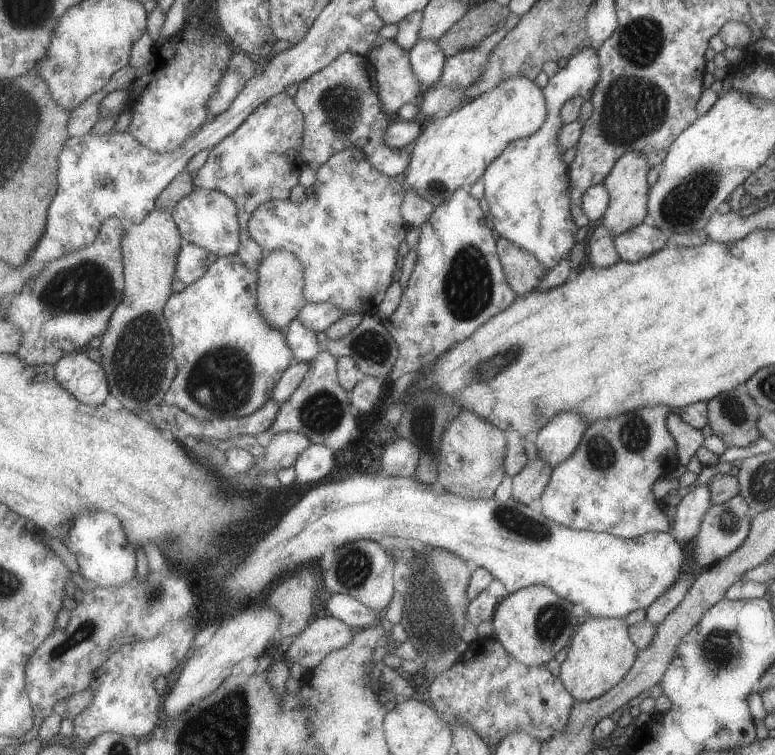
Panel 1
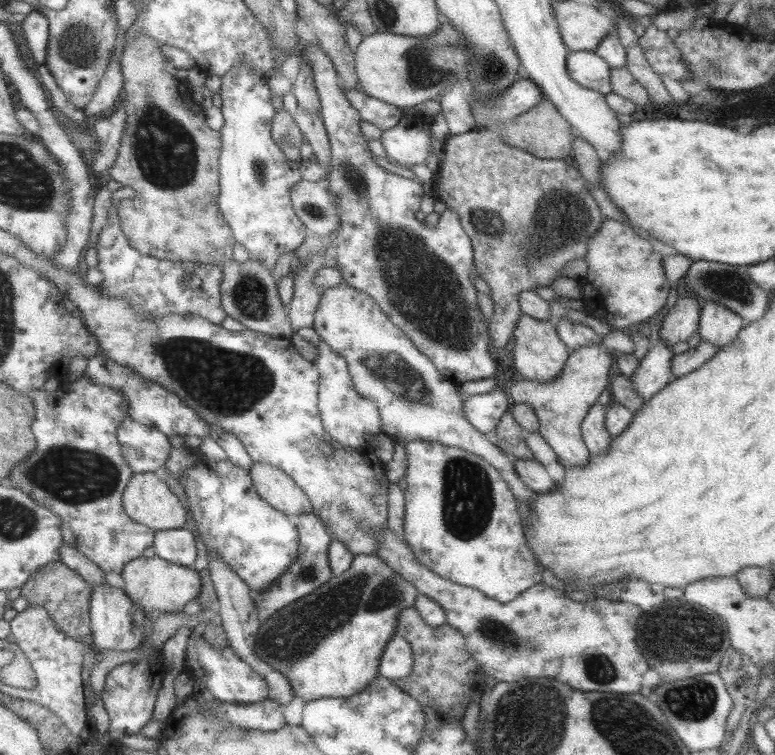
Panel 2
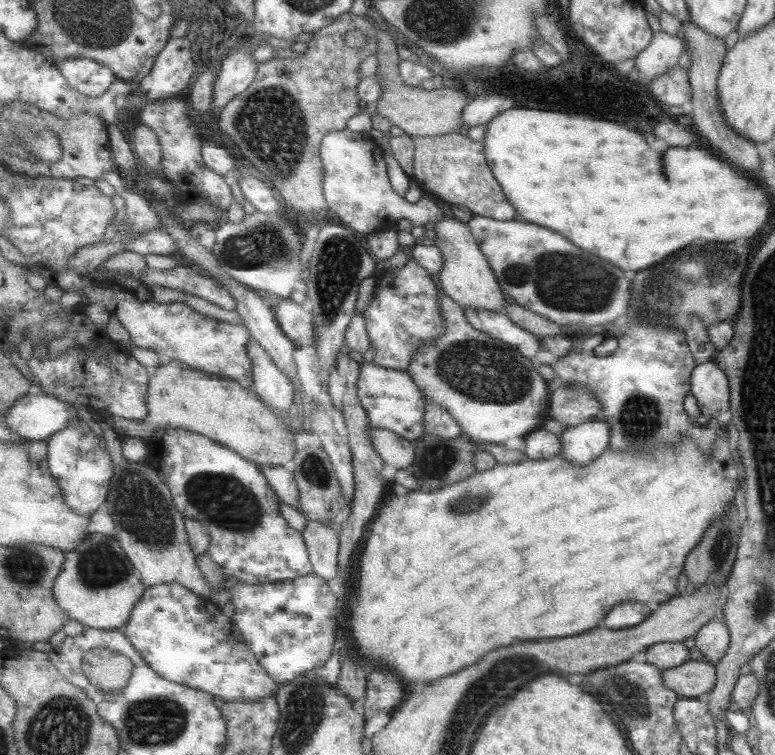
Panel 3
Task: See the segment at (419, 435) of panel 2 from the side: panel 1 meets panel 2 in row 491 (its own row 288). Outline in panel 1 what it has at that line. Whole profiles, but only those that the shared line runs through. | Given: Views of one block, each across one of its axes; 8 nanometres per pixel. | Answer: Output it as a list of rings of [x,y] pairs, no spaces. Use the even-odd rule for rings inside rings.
[[[503,237],[498,239],[498,251],[507,280],[519,296],[539,288],[549,270],[543,268],[543,264],[531,252]]]

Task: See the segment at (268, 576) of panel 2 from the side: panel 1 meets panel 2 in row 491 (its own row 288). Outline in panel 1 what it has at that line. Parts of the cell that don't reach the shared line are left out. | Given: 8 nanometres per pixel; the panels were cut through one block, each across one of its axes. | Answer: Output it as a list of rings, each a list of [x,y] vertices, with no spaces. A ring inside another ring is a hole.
[[[237,254],[219,257],[202,279],[173,294],[166,304],[164,313],[174,336],[178,374],[166,394],[165,403],[187,410],[195,420],[252,415],[269,402],[284,372],[296,362],[283,330],[273,328],[259,308],[259,272],[247,268],[239,258]]]

